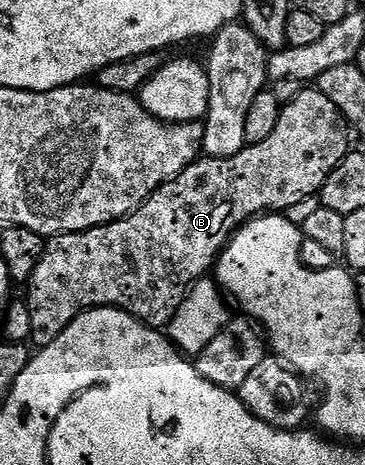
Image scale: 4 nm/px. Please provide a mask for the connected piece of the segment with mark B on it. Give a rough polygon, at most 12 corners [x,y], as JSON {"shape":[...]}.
{"shape":[[304,87],[131,216],[46,241],[30,343],[166,329],[243,225],[319,196],[349,125]]}

